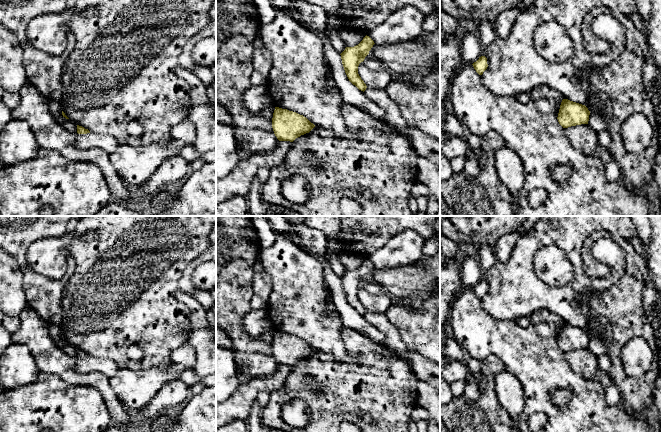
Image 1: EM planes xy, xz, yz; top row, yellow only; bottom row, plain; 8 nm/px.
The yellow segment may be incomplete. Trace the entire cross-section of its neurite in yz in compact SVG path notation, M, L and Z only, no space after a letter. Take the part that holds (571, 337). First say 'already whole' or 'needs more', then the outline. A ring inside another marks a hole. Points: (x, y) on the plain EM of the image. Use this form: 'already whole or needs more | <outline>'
already whole | M563 323L558 337L558 346L563 352L588 348L590 335L585 329Z

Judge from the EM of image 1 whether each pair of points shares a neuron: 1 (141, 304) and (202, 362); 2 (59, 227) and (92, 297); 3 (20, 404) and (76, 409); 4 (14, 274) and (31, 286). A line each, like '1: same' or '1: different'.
1: different
2: different
3: same
4: different

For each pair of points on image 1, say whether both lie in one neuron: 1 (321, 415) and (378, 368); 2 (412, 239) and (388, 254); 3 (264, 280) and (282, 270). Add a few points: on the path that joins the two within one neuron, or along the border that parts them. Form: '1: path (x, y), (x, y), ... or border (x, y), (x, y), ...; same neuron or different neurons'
1: path (335, 401), (348, 388), (364, 379); same neuron
2: path (406, 245), (400, 251), (394, 253); same neuron
3: border (263, 271), (271, 281), (271, 293), (268, 300); different neurons

